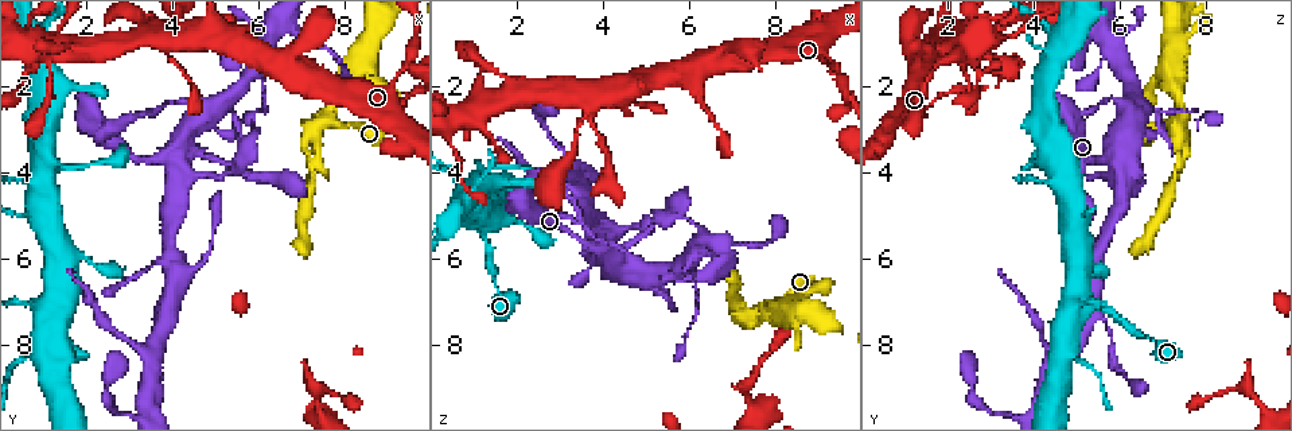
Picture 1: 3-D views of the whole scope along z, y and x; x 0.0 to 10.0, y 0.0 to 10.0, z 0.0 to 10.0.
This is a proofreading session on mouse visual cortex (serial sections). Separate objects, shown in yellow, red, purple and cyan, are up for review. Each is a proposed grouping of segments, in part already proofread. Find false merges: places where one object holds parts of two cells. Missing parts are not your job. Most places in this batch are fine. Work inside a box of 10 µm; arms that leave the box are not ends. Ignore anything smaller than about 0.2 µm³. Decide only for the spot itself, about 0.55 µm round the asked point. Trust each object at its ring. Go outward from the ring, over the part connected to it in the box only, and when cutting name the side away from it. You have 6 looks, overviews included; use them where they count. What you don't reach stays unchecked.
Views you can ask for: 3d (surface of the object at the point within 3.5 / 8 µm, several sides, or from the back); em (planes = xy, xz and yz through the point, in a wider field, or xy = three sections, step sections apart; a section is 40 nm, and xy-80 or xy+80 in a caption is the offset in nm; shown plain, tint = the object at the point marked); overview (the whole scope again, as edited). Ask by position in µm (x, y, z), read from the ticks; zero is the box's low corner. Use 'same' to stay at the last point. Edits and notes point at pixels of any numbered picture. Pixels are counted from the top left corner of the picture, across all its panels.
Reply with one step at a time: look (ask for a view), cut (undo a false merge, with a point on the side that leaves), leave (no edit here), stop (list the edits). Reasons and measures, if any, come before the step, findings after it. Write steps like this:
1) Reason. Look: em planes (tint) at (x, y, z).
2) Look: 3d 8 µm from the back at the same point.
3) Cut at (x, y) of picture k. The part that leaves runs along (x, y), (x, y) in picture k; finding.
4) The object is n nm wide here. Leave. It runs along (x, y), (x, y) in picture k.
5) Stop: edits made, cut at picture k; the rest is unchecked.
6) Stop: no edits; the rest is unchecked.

Thin arm on a thick one. Look: 3d 8 µm from the back at (4.10, 3.70, 5.95).

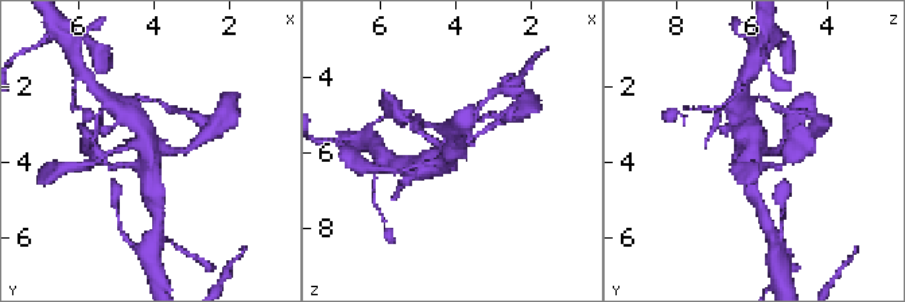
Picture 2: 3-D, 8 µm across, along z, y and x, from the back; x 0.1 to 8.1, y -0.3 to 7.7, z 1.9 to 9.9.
Look: 3d 3.5 µm at the same point.

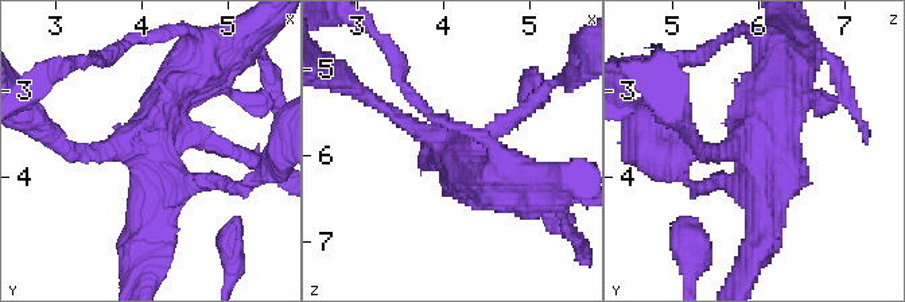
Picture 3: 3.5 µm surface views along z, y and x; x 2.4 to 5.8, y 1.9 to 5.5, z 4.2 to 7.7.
Look: em xy step 3 (tint) at (4.05, 3.70, 5.90).

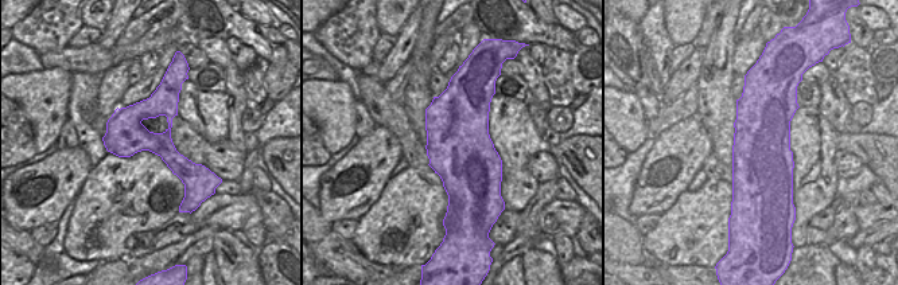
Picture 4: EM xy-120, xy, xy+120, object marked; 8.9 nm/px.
Leave. It runs along (68, 148), (155, 161), (151, 239) in picture 3; one cell here.

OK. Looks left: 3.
Four arms meet. Look: 3d 3.5 µm at (3.85, 0.90, 2.20).

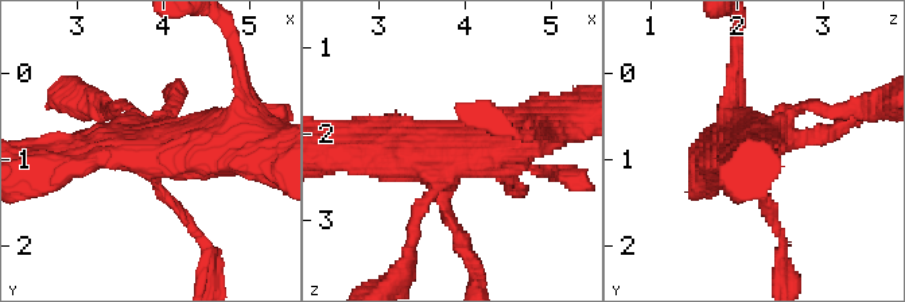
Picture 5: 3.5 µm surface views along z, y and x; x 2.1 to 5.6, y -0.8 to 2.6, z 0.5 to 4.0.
Look: em planes (tint) at (3.80, 0.85, 2.25).

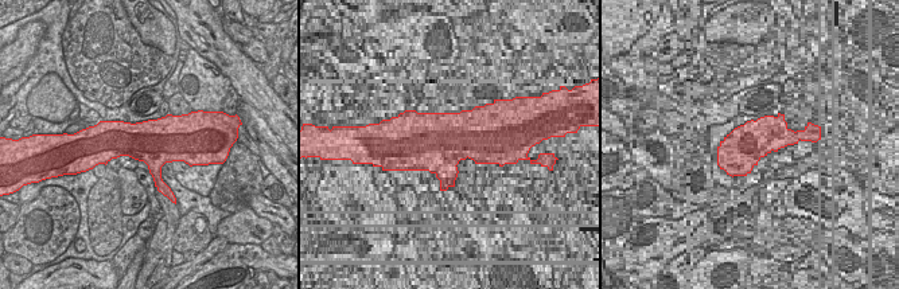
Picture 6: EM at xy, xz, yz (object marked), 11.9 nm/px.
Leave. It runs along (536, 128), (503, 146), (362, 153) in picture 5; all the same cell.

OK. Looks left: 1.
Stop: no edits; the rest is unchecked.

